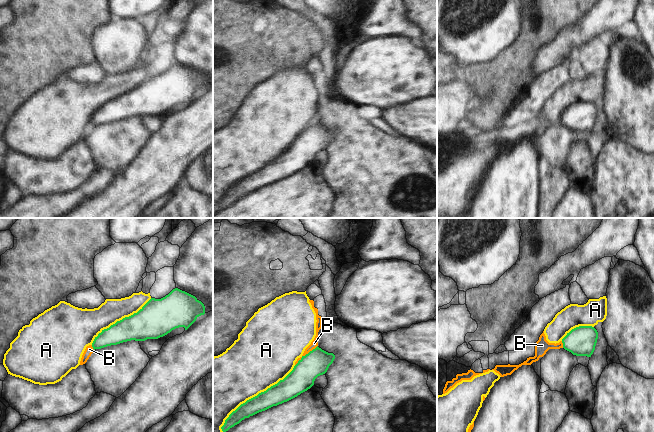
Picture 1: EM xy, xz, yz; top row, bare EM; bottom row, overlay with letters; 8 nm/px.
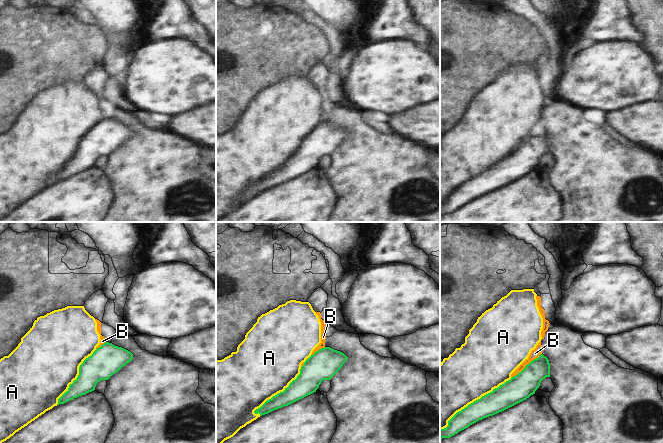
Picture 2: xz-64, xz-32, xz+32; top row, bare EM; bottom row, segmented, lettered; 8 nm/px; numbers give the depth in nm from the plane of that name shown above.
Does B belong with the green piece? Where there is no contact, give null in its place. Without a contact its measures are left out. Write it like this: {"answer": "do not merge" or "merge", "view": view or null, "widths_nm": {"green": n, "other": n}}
{"answer": "do not merge", "view": "xz", "widths_nm": {"green": 200, "other": 60}}

